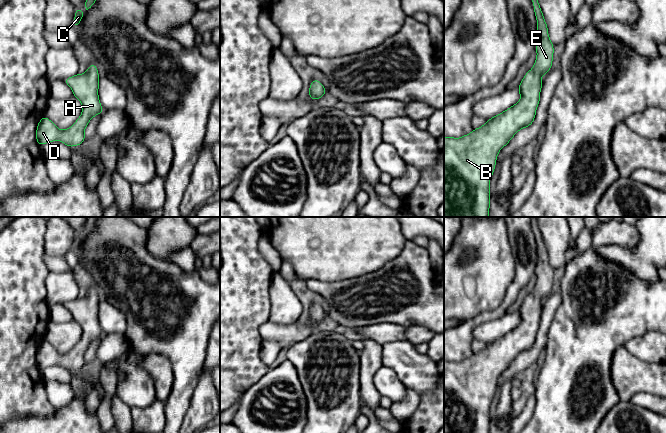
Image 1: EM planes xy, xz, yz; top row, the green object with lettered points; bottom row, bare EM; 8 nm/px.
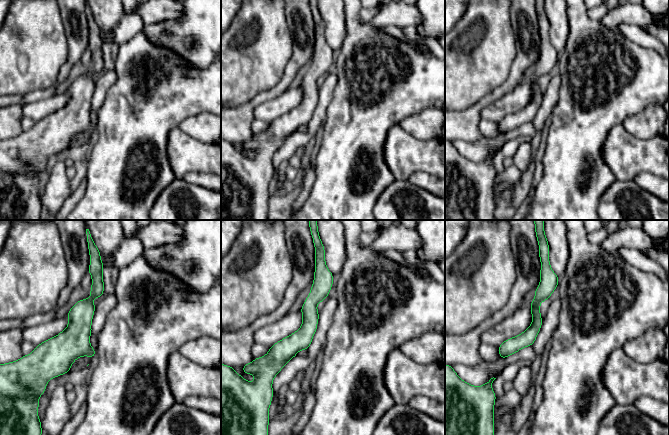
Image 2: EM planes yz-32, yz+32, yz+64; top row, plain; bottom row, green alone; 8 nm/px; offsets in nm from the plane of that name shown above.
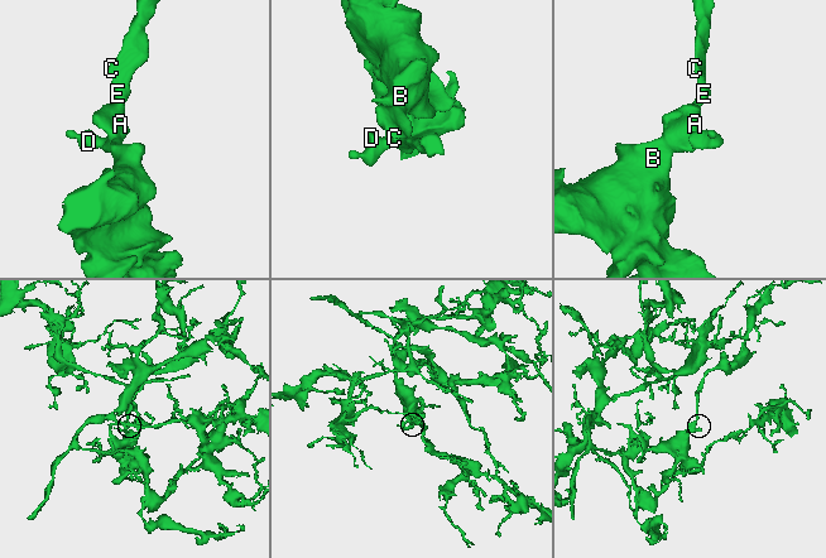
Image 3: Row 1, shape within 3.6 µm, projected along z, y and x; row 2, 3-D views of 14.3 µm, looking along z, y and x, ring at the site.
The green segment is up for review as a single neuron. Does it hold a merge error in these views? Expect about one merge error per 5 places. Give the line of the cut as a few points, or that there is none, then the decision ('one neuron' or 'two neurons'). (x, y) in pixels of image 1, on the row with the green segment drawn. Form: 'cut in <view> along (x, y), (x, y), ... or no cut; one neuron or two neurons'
no cut; one neuron

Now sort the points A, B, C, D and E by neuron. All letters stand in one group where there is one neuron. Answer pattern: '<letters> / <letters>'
A B C D E

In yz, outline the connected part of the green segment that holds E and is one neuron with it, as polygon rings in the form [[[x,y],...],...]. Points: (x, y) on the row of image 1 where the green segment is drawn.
[[[532,0],[537,20],[536,60],[518,86],[520,100],[502,113],[460,138],[444,136],[444,217],[489,217],[490,180],[494,173],[499,151],[515,134],[531,126],[540,102],[541,77],[551,70],[554,46],[538,0]]]

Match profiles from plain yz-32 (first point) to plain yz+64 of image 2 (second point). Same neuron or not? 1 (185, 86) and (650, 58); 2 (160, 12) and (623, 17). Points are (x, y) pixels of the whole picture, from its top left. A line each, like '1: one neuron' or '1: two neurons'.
1: one neuron
2: one neuron

